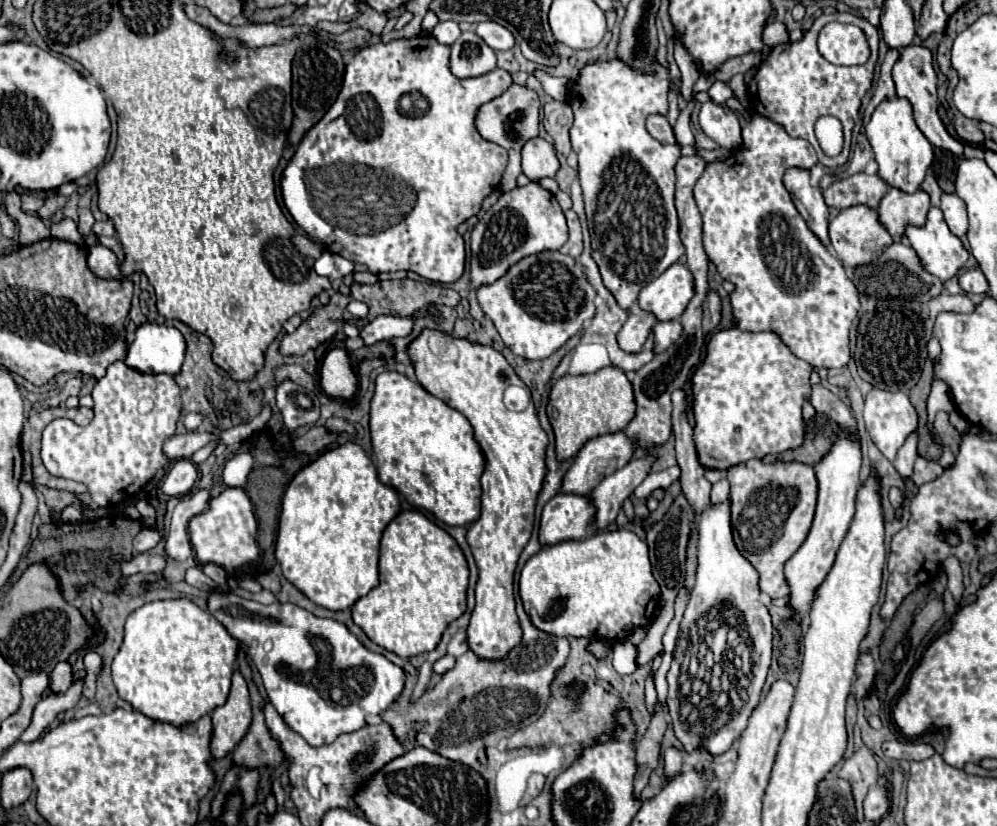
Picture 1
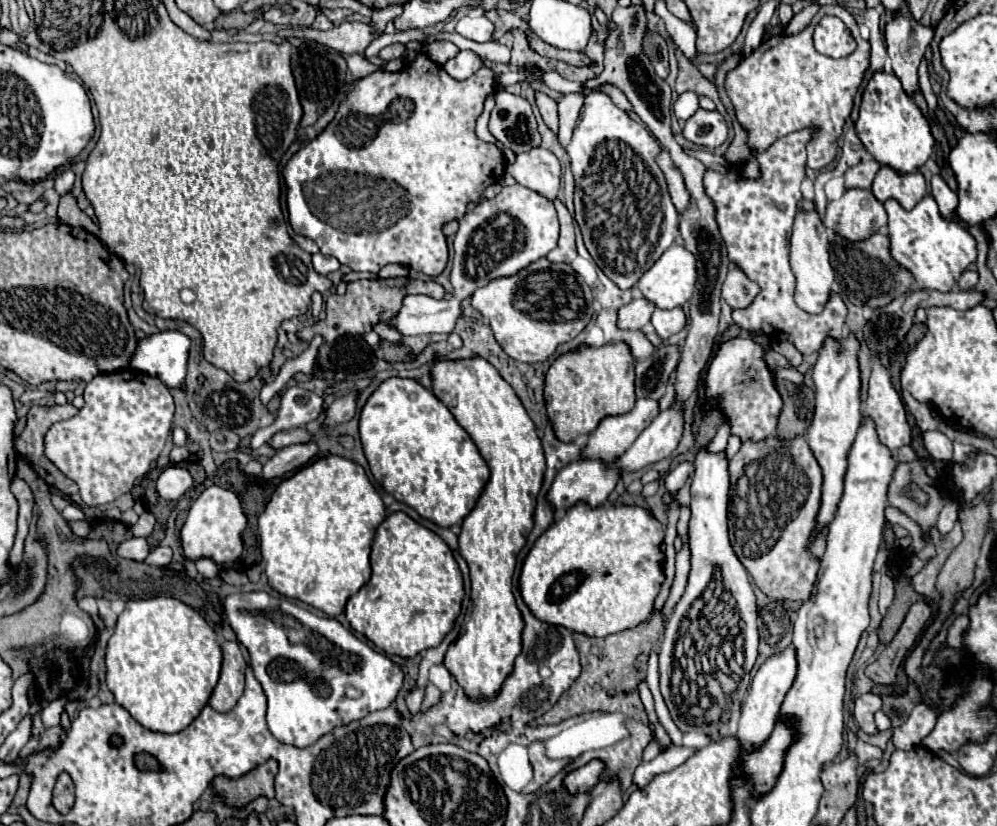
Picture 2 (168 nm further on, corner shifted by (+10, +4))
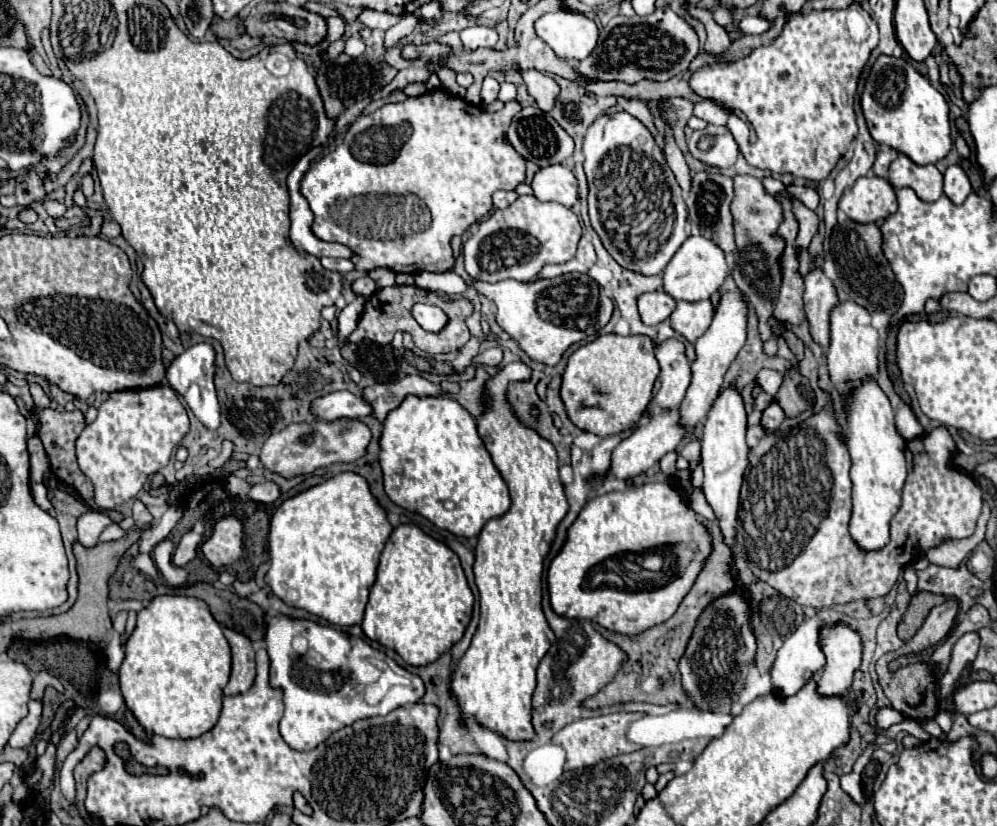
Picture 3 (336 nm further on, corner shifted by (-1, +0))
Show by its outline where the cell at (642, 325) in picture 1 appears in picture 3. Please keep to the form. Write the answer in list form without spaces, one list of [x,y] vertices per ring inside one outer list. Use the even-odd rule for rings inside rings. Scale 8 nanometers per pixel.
[[[653,291],[653,293],[643,293],[637,299],[637,307],[639,307],[639,317],[645,325],[657,325],[665,319],[669,319],[669,315],[675,309],[675,301],[665,293],[665,291]]]

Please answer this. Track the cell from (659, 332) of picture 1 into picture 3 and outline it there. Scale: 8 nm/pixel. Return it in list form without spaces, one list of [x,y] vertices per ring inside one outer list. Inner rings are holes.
[[[679,301],[669,317],[673,331],[683,335],[689,343],[695,343],[711,323],[711,309],[713,309],[711,301],[697,301],[697,303]]]

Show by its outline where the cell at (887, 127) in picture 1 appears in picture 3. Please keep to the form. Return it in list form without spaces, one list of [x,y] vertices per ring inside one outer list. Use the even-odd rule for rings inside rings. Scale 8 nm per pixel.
[[[881,55],[875,61],[861,95],[861,107],[871,137],[877,143],[907,155],[917,165],[937,163],[949,153],[953,145],[949,133],[949,107],[945,97],[915,71],[907,57],[895,59]]]

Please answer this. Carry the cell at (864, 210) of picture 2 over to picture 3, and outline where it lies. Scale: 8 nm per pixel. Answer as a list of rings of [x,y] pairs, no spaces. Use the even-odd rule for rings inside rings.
[[[875,175],[861,177],[849,191],[843,193],[839,209],[853,223],[881,223],[897,211],[895,189],[887,179]]]

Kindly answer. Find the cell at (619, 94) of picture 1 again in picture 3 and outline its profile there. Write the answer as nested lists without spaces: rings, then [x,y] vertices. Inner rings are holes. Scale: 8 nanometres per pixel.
[[[617,111],[603,115],[601,123],[593,123],[583,139],[585,155],[585,175],[589,183],[589,217],[591,227],[601,237],[603,247],[609,255],[625,269],[637,271],[641,275],[659,275],[671,261],[675,251],[687,239],[687,207],[681,197],[681,187],[677,185],[671,169],[663,159],[663,149],[657,145],[651,131],[627,111]]]

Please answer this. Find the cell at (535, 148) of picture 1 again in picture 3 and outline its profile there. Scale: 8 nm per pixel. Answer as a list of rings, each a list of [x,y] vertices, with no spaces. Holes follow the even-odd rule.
[[[561,163],[541,167],[535,173],[531,187],[539,201],[557,201],[565,207],[571,207],[577,201],[577,179],[573,171]]]

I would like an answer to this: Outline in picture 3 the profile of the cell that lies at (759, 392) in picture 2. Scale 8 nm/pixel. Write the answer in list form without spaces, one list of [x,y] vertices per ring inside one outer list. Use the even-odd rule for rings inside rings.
[[[777,401],[769,403],[769,407],[763,409],[763,413],[761,413],[761,427],[763,427],[765,431],[775,431],[775,429],[779,429],[779,425],[781,425],[783,421],[785,421],[785,413],[783,413],[783,409],[779,407]]]

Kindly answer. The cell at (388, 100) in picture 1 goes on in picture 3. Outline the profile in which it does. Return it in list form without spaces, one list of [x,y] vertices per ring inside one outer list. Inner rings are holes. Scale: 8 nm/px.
[[[431,89],[423,95],[417,97],[407,97],[401,103],[389,103],[379,107],[377,111],[373,111],[371,115],[363,115],[357,117],[355,123],[349,127],[349,131],[345,133],[343,141],[329,151],[327,155],[323,155],[315,165],[309,167],[309,171],[303,175],[301,179],[301,193],[307,197],[309,207],[313,211],[313,225],[311,231],[315,233],[315,237],[319,237],[321,241],[335,241],[341,245],[347,245],[353,251],[351,263],[355,265],[357,271],[373,271],[377,267],[387,267],[395,273],[417,273],[417,271],[431,271],[431,273],[445,273],[453,267],[455,257],[451,251],[451,237],[453,235],[463,235],[475,221],[479,221],[481,217],[485,217],[491,211],[491,195],[499,189],[515,189],[519,183],[525,181],[525,161],[523,157],[517,155],[517,151],[513,147],[509,147],[501,137],[509,127],[509,117],[513,117],[522,109],[521,105],[516,101],[506,103],[501,111],[489,113],[483,107],[477,107],[461,97],[455,97],[451,93],[447,93],[445,89]]]

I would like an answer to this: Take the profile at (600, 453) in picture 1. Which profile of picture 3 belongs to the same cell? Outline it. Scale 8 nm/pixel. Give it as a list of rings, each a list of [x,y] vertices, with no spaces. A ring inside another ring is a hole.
[[[669,339],[657,347],[657,361],[661,367],[661,389],[651,399],[649,409],[645,413],[645,419],[649,419],[651,409],[659,405],[659,409],[673,411],[673,407],[679,407],[679,403],[685,397],[685,391],[691,383],[691,371],[689,361],[685,357],[685,345],[677,339]]]

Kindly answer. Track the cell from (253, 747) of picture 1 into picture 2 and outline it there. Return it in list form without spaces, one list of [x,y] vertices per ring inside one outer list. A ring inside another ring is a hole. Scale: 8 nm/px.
[[[270,759],[258,765],[250,775],[244,775],[242,779],[216,777],[212,781],[212,789],[218,797],[224,799],[226,805],[240,809],[258,797],[268,797],[268,799],[274,797],[276,771],[278,771],[278,763]]]

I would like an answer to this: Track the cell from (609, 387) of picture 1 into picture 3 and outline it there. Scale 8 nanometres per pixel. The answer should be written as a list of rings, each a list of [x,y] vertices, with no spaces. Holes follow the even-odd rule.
[[[609,333],[571,353],[563,373],[561,399],[573,425],[581,431],[605,437],[621,433],[639,421],[649,405],[657,375],[659,363],[655,359],[655,345],[649,337],[619,337]]]

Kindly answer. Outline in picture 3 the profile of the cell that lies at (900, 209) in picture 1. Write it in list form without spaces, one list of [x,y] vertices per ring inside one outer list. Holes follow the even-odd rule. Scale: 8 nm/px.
[[[899,155],[889,167],[889,179],[893,189],[909,187],[915,195],[925,201],[933,203],[943,195],[943,175],[937,171],[935,165],[919,167],[909,157]]]

